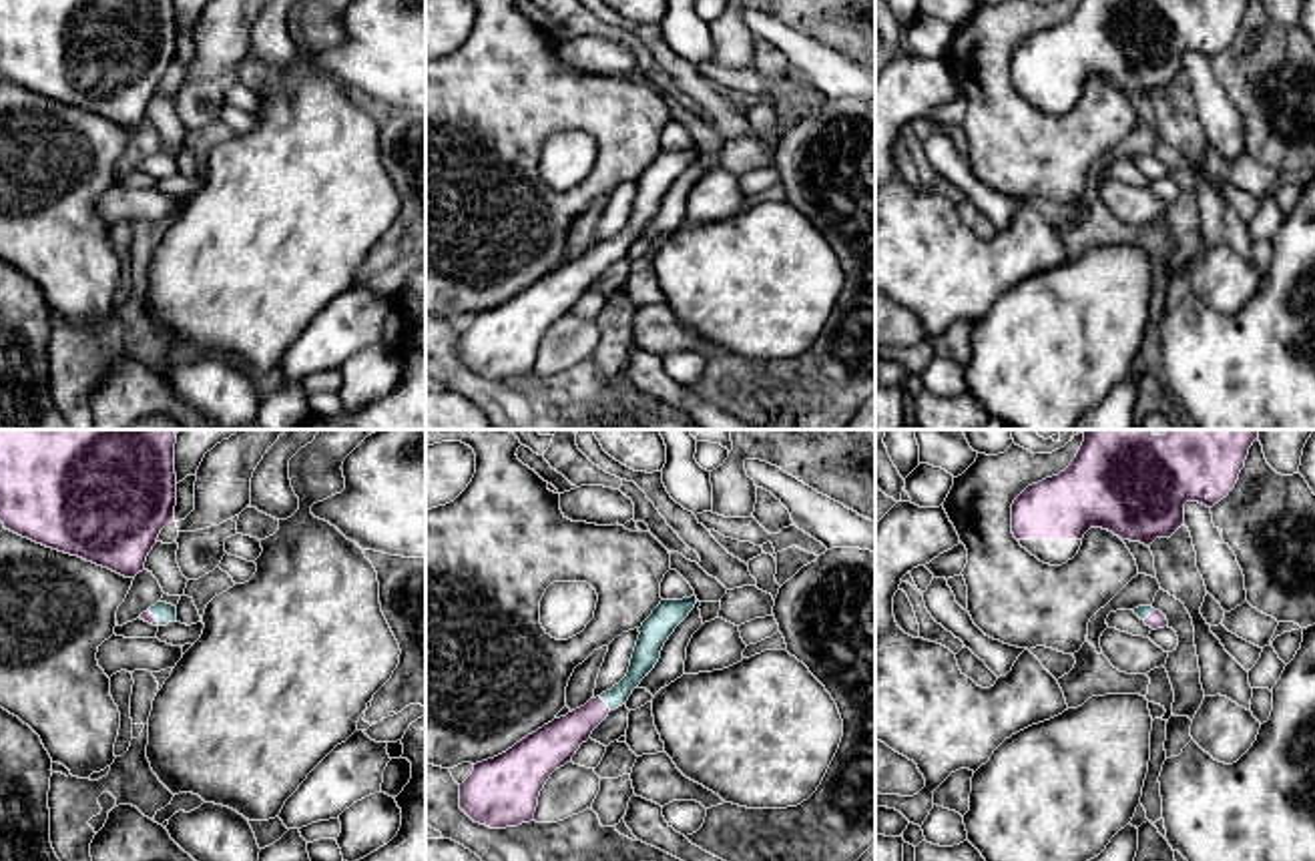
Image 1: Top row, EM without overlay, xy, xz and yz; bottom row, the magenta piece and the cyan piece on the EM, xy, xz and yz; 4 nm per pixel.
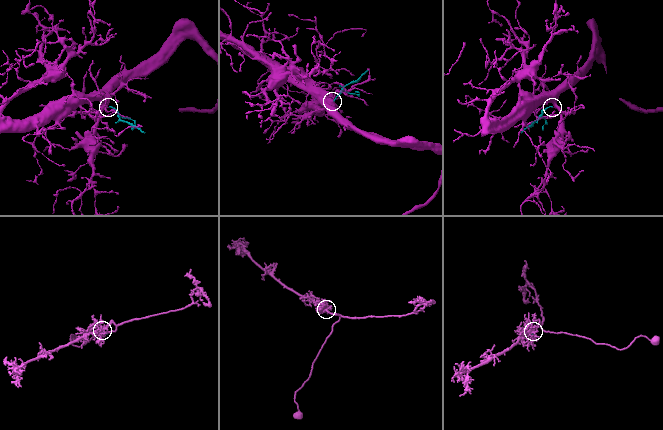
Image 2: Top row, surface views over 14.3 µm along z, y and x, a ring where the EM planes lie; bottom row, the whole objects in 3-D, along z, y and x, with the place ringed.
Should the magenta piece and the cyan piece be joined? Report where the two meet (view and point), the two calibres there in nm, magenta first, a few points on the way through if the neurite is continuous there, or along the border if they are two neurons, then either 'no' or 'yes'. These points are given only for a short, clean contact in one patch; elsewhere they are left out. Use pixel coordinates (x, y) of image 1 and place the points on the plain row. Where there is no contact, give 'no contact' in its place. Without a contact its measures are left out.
xz (605, 253) | 170/100 nm | across xz (557, 294), (605, 253), (633, 229), (645, 207) | yes

